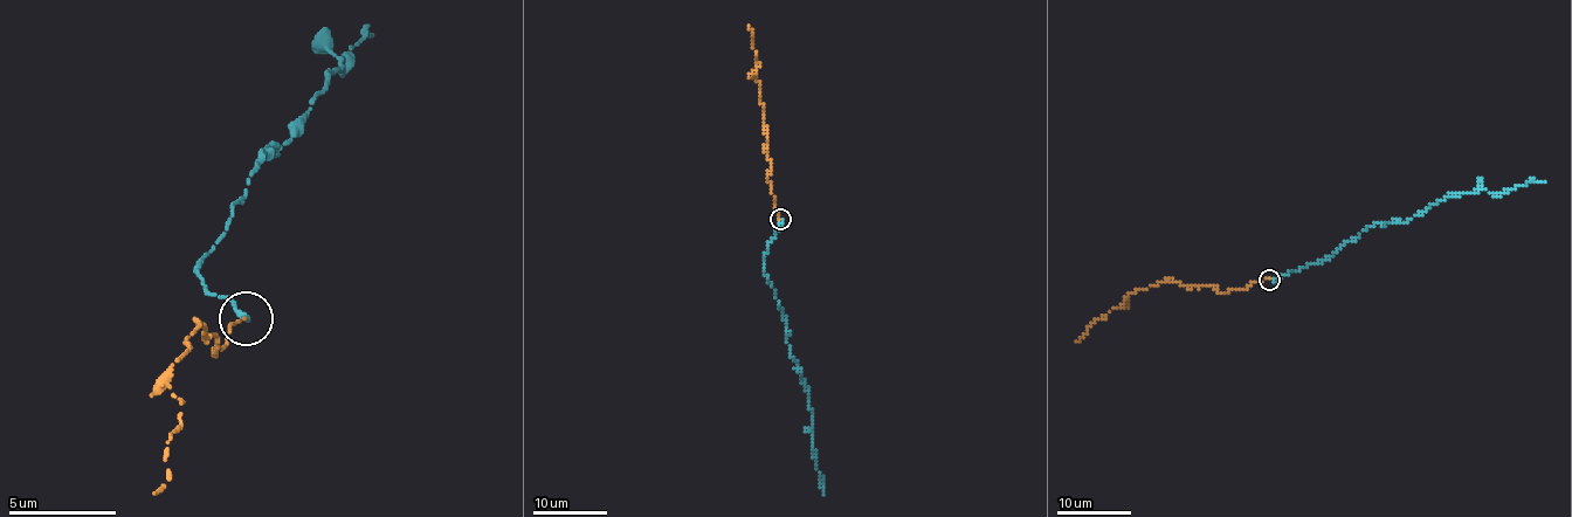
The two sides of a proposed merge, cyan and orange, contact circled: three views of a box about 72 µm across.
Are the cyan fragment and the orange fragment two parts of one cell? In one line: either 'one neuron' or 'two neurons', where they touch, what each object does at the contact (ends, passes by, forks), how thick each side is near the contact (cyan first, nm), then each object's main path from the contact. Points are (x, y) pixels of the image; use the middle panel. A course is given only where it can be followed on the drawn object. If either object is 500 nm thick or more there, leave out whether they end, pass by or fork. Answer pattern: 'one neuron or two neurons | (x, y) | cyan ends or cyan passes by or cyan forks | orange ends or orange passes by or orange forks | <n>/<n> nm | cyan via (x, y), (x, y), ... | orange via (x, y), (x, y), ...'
one neuron | (780, 219) | cyan ends | orange ends | 180/130 nm | cyan via (779, 219), (781, 226), (766, 245), (763, 270), (784, 314), (791, 358), (807, 397), (825, 494) | orange via (779, 219), (770, 183), (765, 109), (759, 101), (760, 88), (753, 75), (757, 53), (747, 25)

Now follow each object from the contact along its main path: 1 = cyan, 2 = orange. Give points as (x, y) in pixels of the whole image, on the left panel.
1: (245, 317), (195, 269), (266, 145), (276, 156), (325, 75), (340, 59), (340, 75), (363, 32), (373, 32)
2: (245, 317), (218, 354), (195, 317), (169, 371), (179, 425), (152, 495)

